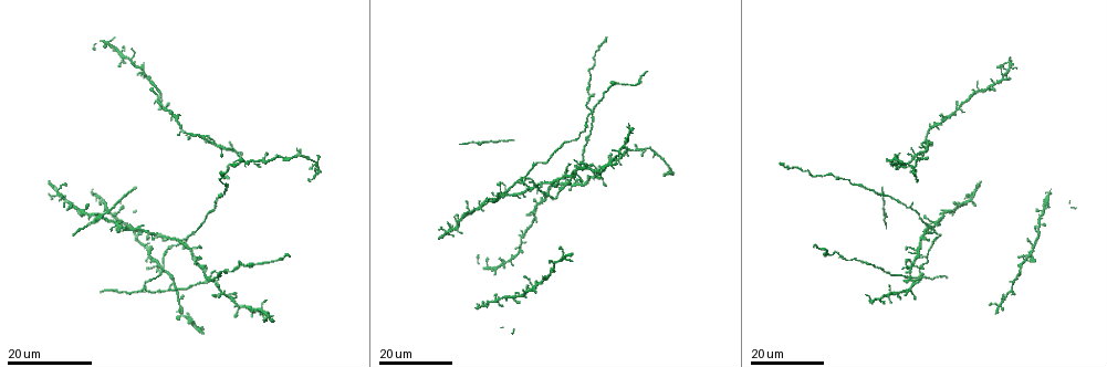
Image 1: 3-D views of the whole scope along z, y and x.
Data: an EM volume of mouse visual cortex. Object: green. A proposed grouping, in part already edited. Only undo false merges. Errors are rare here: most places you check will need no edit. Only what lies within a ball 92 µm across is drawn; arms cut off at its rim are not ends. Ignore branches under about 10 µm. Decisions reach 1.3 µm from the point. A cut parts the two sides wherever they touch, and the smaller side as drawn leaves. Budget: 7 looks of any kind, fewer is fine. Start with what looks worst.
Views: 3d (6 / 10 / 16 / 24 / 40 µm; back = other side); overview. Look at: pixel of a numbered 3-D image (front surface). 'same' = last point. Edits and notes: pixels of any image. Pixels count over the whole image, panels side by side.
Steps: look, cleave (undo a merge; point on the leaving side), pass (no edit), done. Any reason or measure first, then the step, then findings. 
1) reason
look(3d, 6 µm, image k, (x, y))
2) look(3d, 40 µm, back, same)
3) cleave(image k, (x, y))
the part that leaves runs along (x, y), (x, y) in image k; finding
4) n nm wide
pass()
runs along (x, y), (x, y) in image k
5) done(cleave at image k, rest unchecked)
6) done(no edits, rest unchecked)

look(3d, 24 µm, image 1, (142, 293))

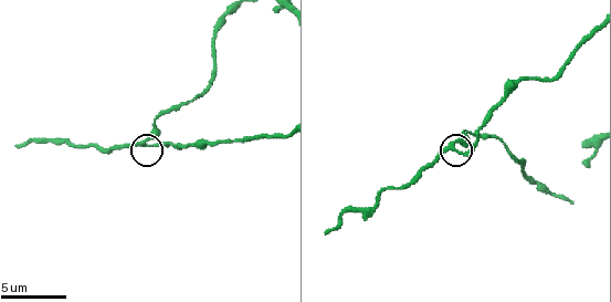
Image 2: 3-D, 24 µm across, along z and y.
look(3d, 6 µm, image 2, (143, 143))

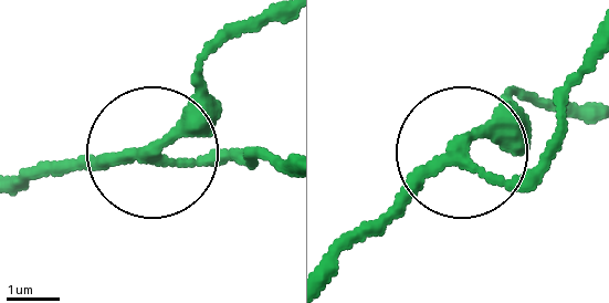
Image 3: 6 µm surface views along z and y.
3 arms
pass()
runs along (254, 18), (163, 133), (61, 159) in image 3; all the same neuron

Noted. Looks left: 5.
side arm on a straight run
look(3d, 16 µm, image 1, (935, 229))

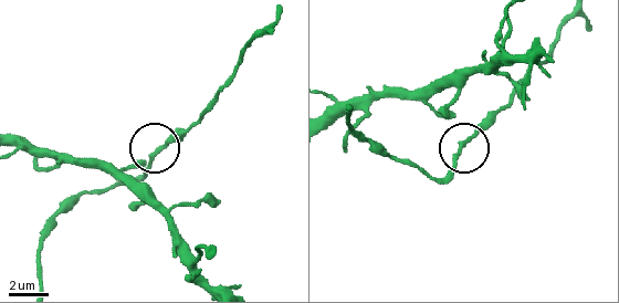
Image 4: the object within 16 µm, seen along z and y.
look(3d, 6 µm, image 4, (464, 145))

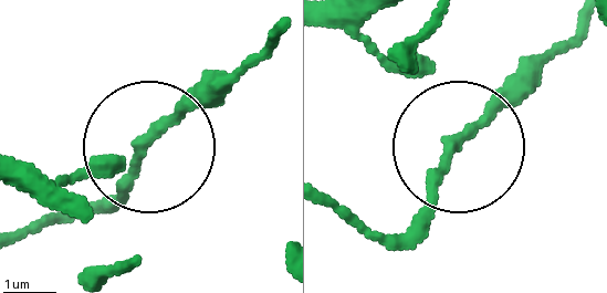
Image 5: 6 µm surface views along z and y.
160 nm wide
pass()
one neuron here

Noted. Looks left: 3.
look(3d, 16 µm, image 1, (585, 138))

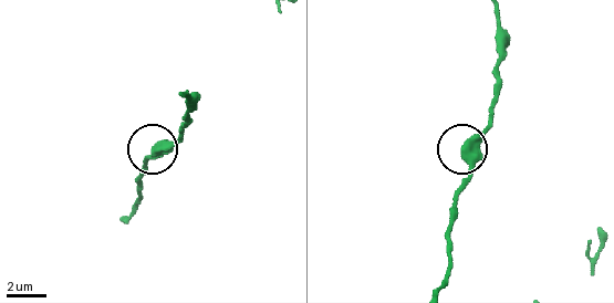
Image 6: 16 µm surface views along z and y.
look(3d, 6 µm, image 6, (477, 159))

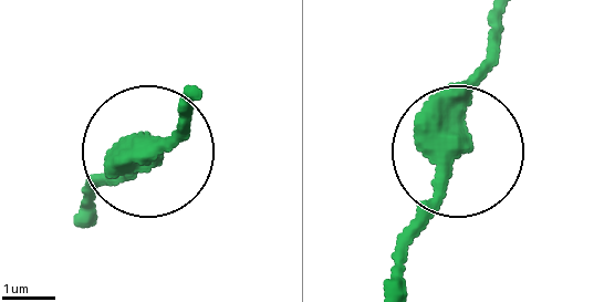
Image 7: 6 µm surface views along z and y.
pass()
runs along (76, 216), (97, 180), (128, 176), (177, 128) in image 7; continuous, no second neuron

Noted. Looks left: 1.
done(no edits, rest unchecked)

